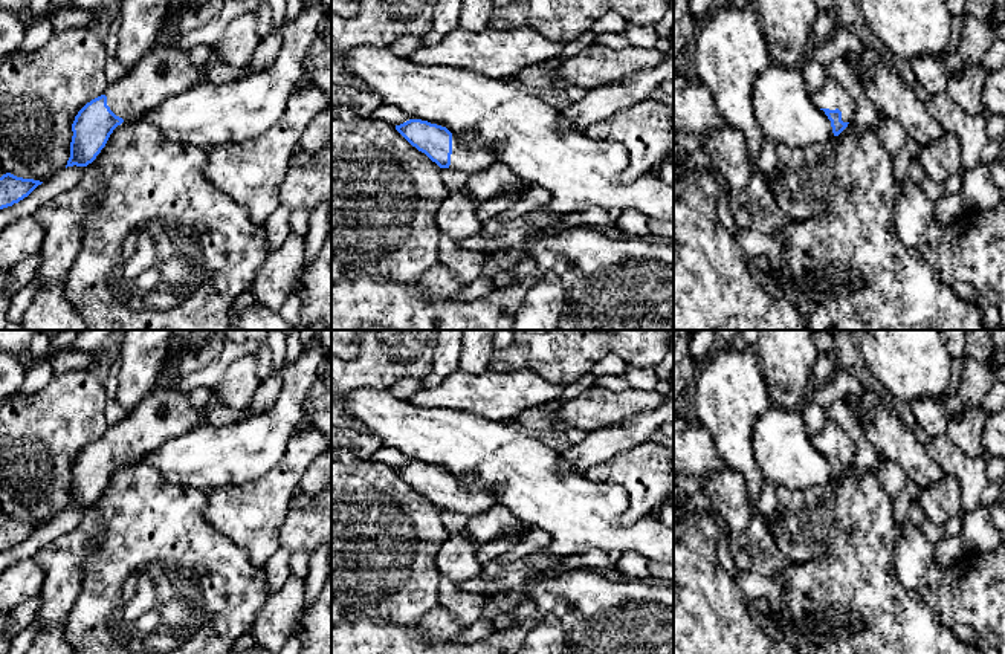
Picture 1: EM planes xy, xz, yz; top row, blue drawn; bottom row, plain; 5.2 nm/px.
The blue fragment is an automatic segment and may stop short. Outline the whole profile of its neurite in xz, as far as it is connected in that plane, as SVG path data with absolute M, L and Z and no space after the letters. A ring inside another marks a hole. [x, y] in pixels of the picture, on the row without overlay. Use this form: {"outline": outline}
{"outline": "M409 461L396 472L418 494L425 495L440 510L460 512L467 516L481 516L498 500L496 490L486 490L466 484L446 469L422 461Z"}

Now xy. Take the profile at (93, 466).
{"outline": "M153 388L122 422L108 426L101 439L78 454L66 510L87 509L118 468L203 425L205 410L194 406L186 394Z"}

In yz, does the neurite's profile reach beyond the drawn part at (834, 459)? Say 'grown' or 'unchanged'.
grown

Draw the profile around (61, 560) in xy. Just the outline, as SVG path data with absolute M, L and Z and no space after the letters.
M92 504L76 529L41 547L34 561L44 570L41 605L35 614L40 630L66 623L82 590L82 562L95 550L92 542L107 532L101 512Z

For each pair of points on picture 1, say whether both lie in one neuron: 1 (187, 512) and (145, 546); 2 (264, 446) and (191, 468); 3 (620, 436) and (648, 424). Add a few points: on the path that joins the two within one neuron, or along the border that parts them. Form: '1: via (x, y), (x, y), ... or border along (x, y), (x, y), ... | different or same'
1: via (176, 517), (156, 537) | same
2: via (246, 450), (235, 454), (210, 457) | same
3: via (626, 436), (642, 425) | same

